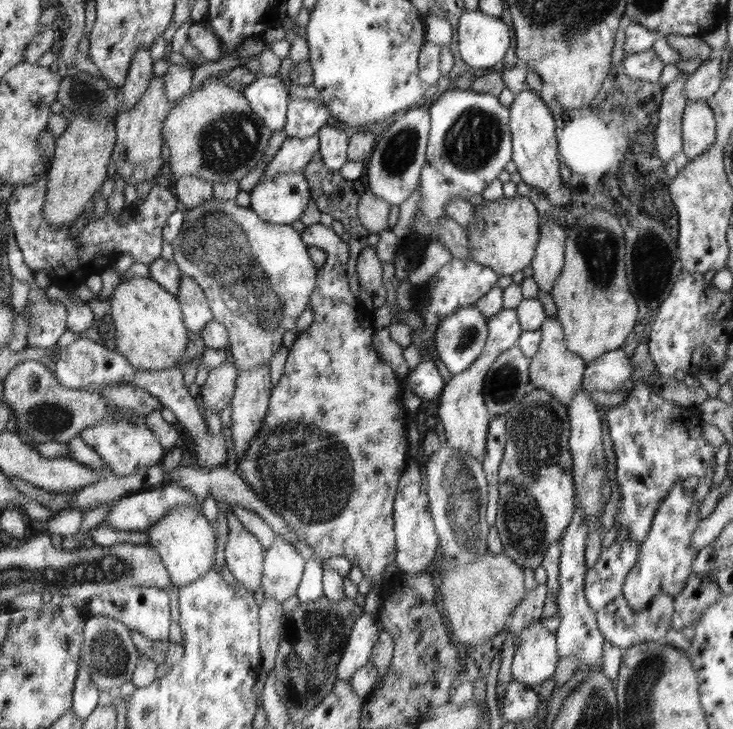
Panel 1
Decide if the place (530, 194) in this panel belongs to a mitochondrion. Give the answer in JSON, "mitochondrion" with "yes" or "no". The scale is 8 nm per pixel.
{"mitochondrion":"no"}

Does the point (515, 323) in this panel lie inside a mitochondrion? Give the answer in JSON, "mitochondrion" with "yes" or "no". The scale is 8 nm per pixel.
{"mitochondrion":"no"}

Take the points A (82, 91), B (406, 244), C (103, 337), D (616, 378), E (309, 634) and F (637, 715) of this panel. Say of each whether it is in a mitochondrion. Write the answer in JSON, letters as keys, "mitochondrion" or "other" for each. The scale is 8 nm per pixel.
{"A":"mitochondrion","B":"other","C":"other","D":"other","E":"mitochondrion","F":"mitochondrion"}

